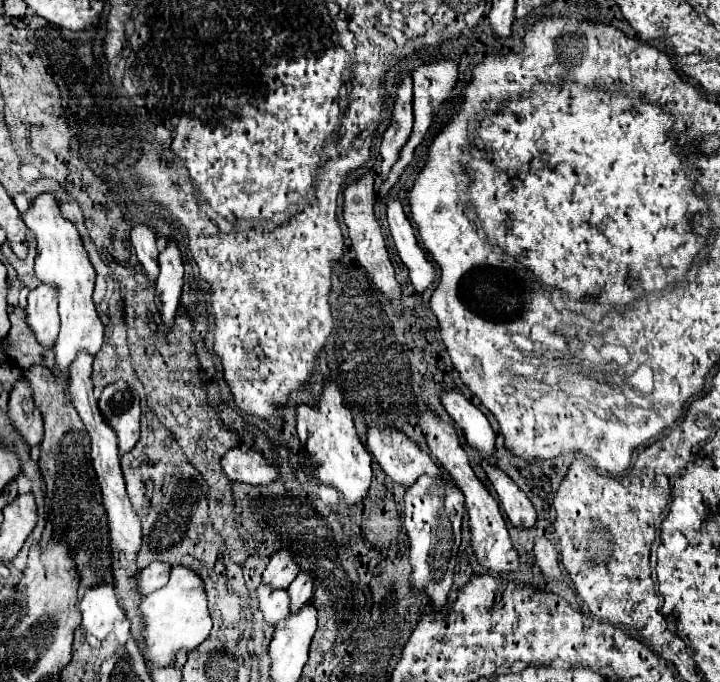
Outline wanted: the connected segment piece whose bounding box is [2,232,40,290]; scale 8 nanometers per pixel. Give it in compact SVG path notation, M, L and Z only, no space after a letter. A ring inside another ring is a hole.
M28 232L28 244L30 244L30 252L28 252L28 256L26 256L24 260L20 260L20 258L12 252L12 248L10 248L10 244L8 244L8 242L4 242L4 244L2 244L2 254L4 254L4 256L6 256L6 260L16 268L18 278L24 282L24 286L26 286L26 288L30 288L30 290L34 290L34 288L40 284L40 280L38 280L38 278L36 278L36 274L34 274L36 238L34 238L34 234L32 234L32 232Z

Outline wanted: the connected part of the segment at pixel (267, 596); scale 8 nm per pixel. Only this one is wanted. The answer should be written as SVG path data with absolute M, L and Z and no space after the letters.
M260 584L258 588L258 606L264 614L264 620L272 626L276 626L280 620L284 620L290 614L290 596L286 590L270 588L266 584Z

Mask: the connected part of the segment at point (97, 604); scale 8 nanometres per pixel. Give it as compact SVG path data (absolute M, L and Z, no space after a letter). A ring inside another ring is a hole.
M110 584L90 586L80 602L80 612L84 630L94 634L98 640L104 640L114 626L126 618Z

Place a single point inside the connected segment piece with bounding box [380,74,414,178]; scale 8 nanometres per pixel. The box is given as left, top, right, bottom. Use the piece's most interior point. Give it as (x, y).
(396, 134)

